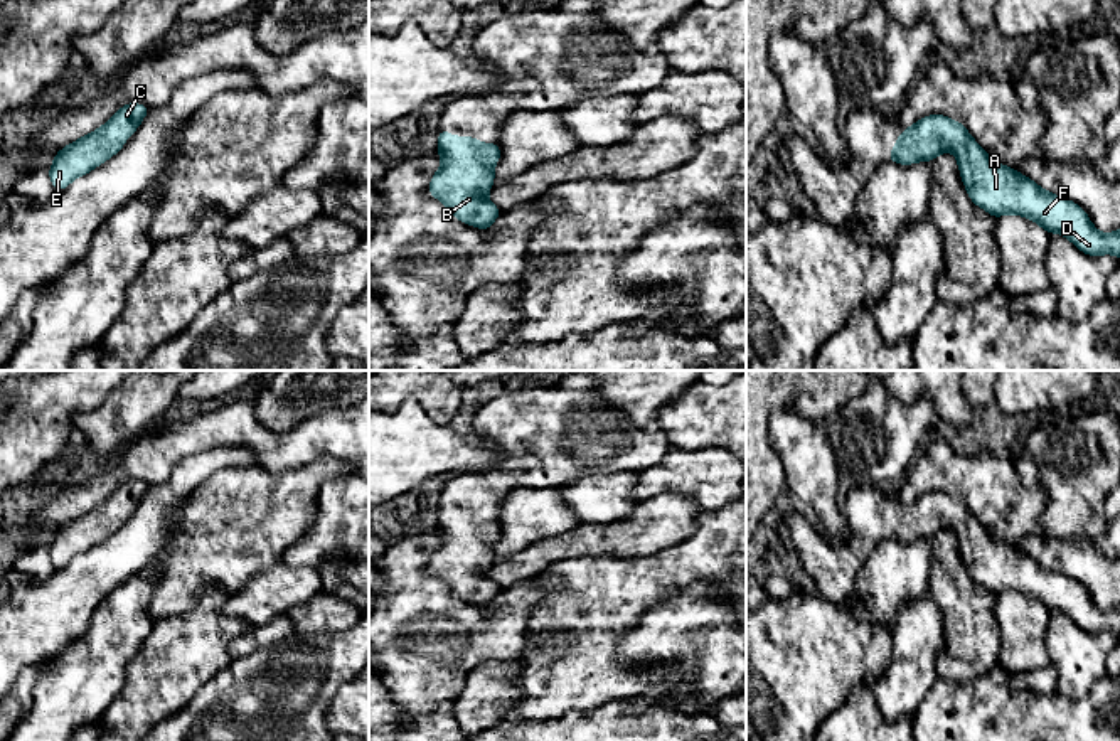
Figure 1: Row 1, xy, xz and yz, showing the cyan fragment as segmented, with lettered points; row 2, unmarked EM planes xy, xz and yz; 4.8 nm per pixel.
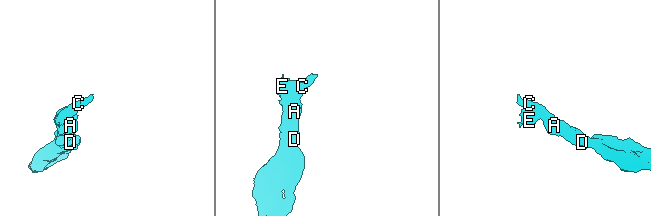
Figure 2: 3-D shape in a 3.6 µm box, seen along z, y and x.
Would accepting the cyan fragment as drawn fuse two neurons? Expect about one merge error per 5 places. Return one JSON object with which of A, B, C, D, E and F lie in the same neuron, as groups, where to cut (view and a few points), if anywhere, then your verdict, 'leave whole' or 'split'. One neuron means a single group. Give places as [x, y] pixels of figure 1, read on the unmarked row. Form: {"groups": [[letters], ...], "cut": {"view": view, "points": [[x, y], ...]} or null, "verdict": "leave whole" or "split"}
{"groups": [["A", "B", "C", "D", "E", "F"]], "cut": null, "verdict": "leave whole"}

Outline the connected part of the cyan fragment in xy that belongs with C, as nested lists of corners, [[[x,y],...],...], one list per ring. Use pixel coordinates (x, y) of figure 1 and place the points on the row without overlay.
[[[140,480],[125,482],[96,509],[59,527],[49,546],[56,569],[64,568],[74,556],[86,552],[118,530],[148,488],[150,483]]]

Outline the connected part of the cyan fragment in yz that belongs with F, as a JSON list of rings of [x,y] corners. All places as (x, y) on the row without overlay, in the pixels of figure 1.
[[[930,492],[903,507],[889,529],[889,539],[931,539],[943,529],[955,530],[970,578],[992,594],[1029,594],[1048,611],[1063,611],[1088,633],[1112,630],[1120,635],[1120,606],[1110,611],[1096,608],[1076,579],[1054,573],[1016,546],[994,539],[967,505],[952,495]]]

